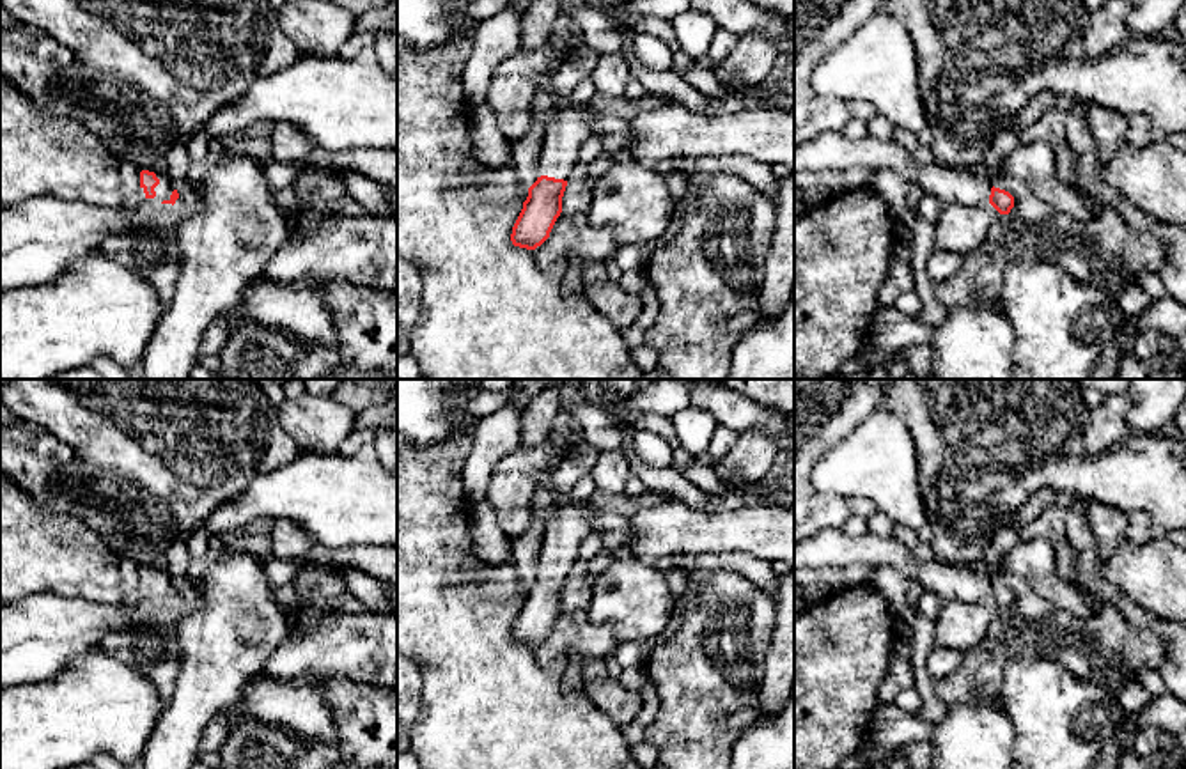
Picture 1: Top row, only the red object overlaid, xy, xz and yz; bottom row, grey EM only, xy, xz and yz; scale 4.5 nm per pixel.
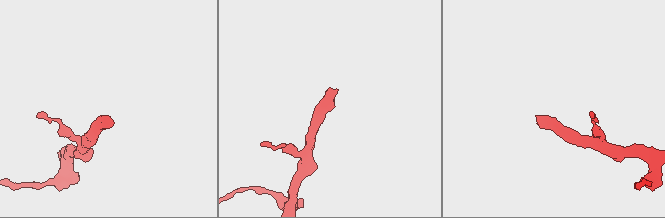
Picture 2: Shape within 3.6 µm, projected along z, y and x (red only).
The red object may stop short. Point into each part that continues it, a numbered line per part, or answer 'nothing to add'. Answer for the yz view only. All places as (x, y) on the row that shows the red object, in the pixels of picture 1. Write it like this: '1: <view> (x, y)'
1: yz (830, 151)

